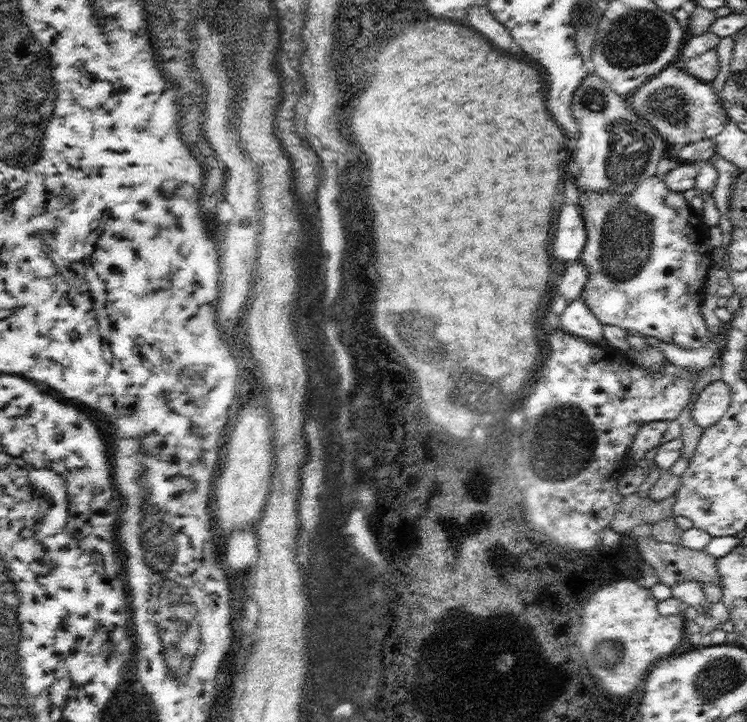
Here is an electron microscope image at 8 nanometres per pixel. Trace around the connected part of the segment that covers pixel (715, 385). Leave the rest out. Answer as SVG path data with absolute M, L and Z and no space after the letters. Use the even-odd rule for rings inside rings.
M715 380L699 392L699 398L695 400L691 410L691 420L705 430L715 422L719 422L723 414L727 414L729 402L731 402L731 390L721 380Z

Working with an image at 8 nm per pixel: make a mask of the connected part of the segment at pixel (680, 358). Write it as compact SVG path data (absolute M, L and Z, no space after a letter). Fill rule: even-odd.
M627 330L625 334L639 336L645 342L645 346L649 346L649 348L659 348L659 352L665 356L667 364L673 364L677 370L683 370L683 372L691 372L691 370L701 372L701 370L713 366L715 360L717 360L717 352L715 352L717 342L715 340L707 348L683 350L683 348L675 348L675 344L663 344L663 342L657 342L655 338L651 338L651 336L637 334L637 332L631 332L631 330Z

